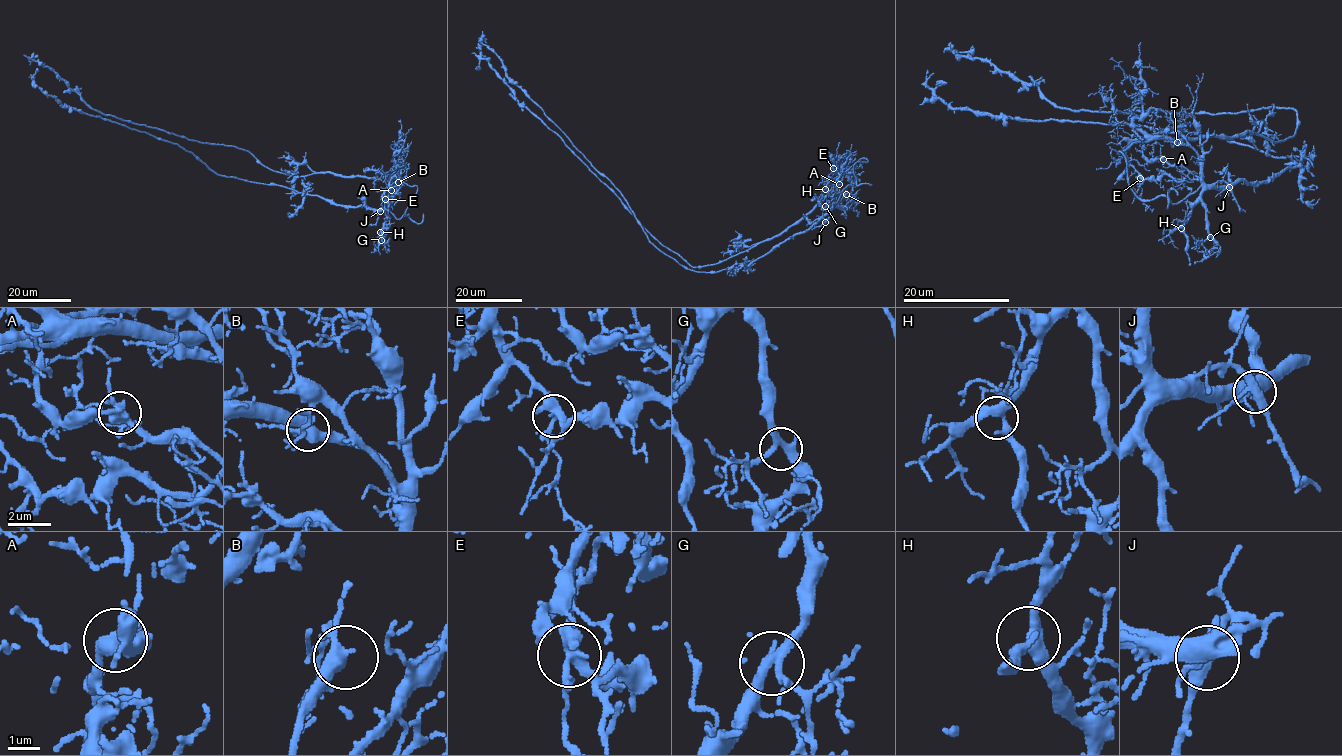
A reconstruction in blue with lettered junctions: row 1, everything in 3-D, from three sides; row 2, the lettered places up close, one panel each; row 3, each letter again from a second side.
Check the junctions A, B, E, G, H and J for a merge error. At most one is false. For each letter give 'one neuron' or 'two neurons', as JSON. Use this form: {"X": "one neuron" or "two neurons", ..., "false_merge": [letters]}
{"A": "two neurons", "B": "one neuron", "E": "one neuron", "G": "one neuron", "H": "one neuron", "J": "one neuron", "false_merge": ["A"]}

